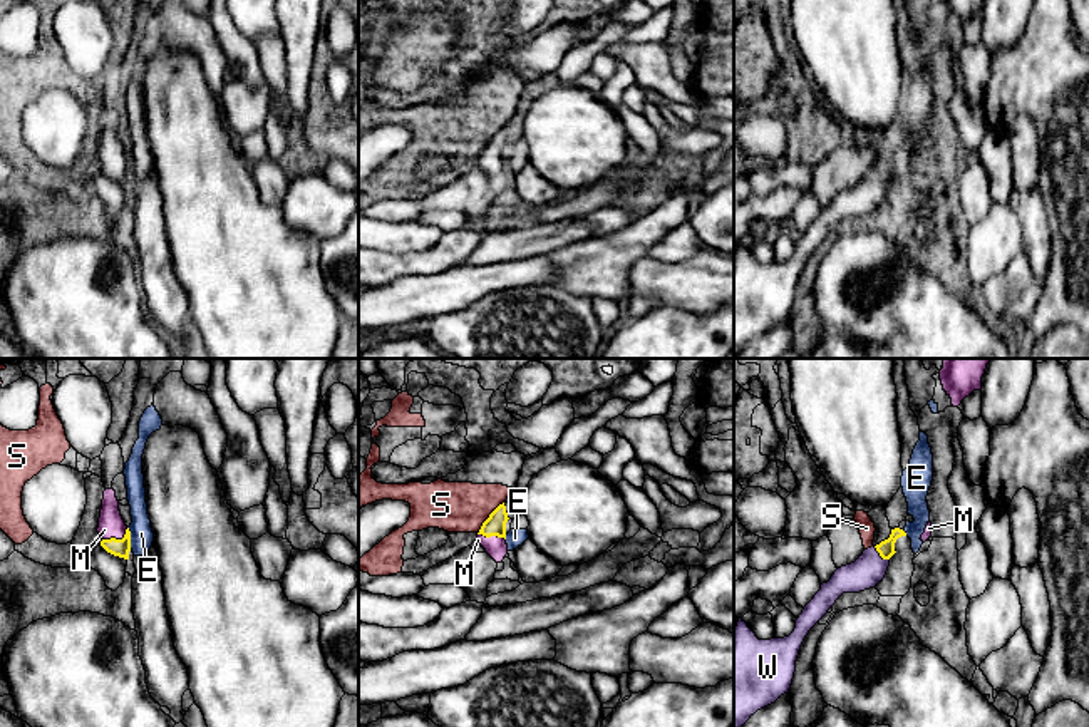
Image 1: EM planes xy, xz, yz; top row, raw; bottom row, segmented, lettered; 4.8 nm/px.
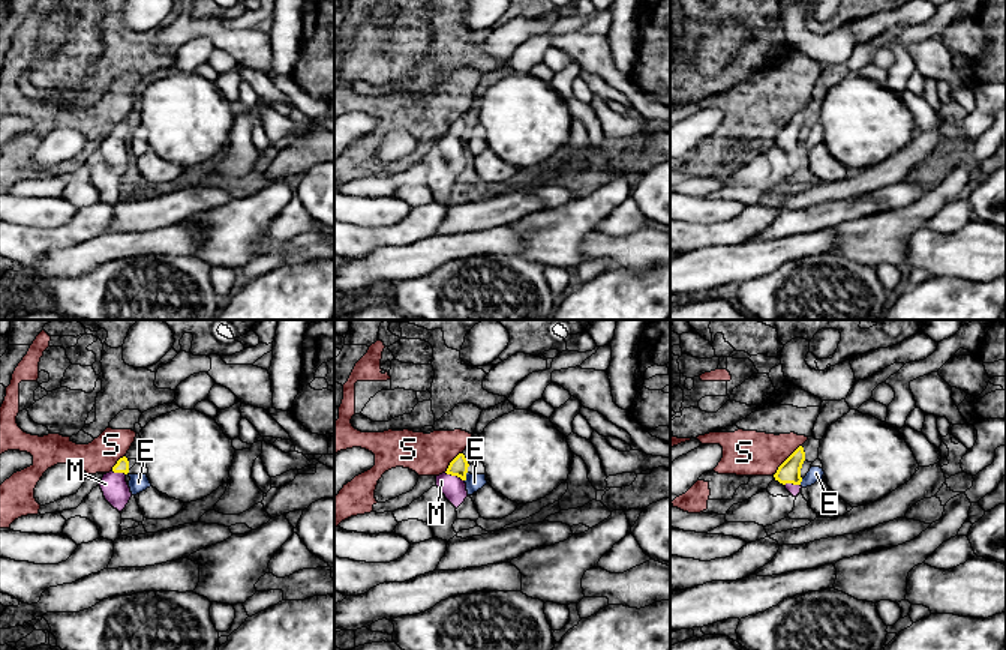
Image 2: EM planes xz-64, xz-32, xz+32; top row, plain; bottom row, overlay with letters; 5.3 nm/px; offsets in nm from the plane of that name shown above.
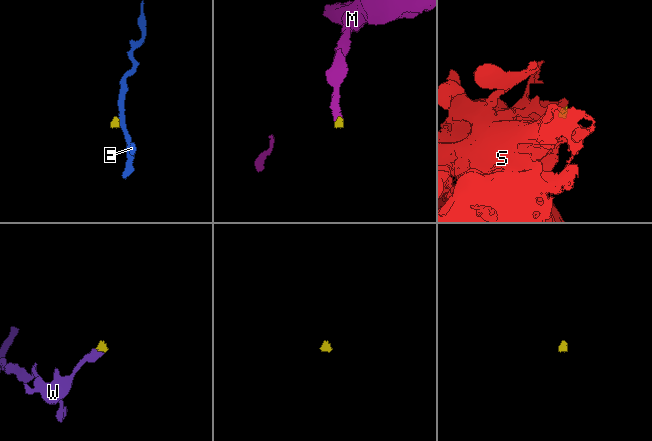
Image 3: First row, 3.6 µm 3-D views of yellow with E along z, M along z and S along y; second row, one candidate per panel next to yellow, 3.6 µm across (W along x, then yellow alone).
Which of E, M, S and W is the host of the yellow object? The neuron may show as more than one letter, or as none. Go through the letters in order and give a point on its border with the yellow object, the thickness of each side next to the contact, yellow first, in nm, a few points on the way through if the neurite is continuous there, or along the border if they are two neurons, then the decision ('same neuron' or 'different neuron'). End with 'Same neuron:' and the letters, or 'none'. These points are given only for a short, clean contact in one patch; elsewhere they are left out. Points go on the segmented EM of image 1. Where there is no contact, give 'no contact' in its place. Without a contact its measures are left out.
E: contact xy (129, 538); calibres 90 and 110 nm; border xy (128, 528), (131, 548); different neuron
M: contact xy (114, 538); calibres 90 and 130 nm; way xy (121, 548), (114, 538), (111, 525); same neuron
S: contact xz (488, 518); calibres 100 and 240 nm; border xz (503, 501), (478, 533); different neuron
W: contact yz (880, 555); calibres 80 and 160 nm; way yz (885, 548), (880, 555), (868, 570); same neuron
Same neuron: M, W

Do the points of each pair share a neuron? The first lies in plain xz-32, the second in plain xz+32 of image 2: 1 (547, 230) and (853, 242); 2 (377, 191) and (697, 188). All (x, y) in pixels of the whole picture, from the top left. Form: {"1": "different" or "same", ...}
{"1": "same", "2": "same"}

